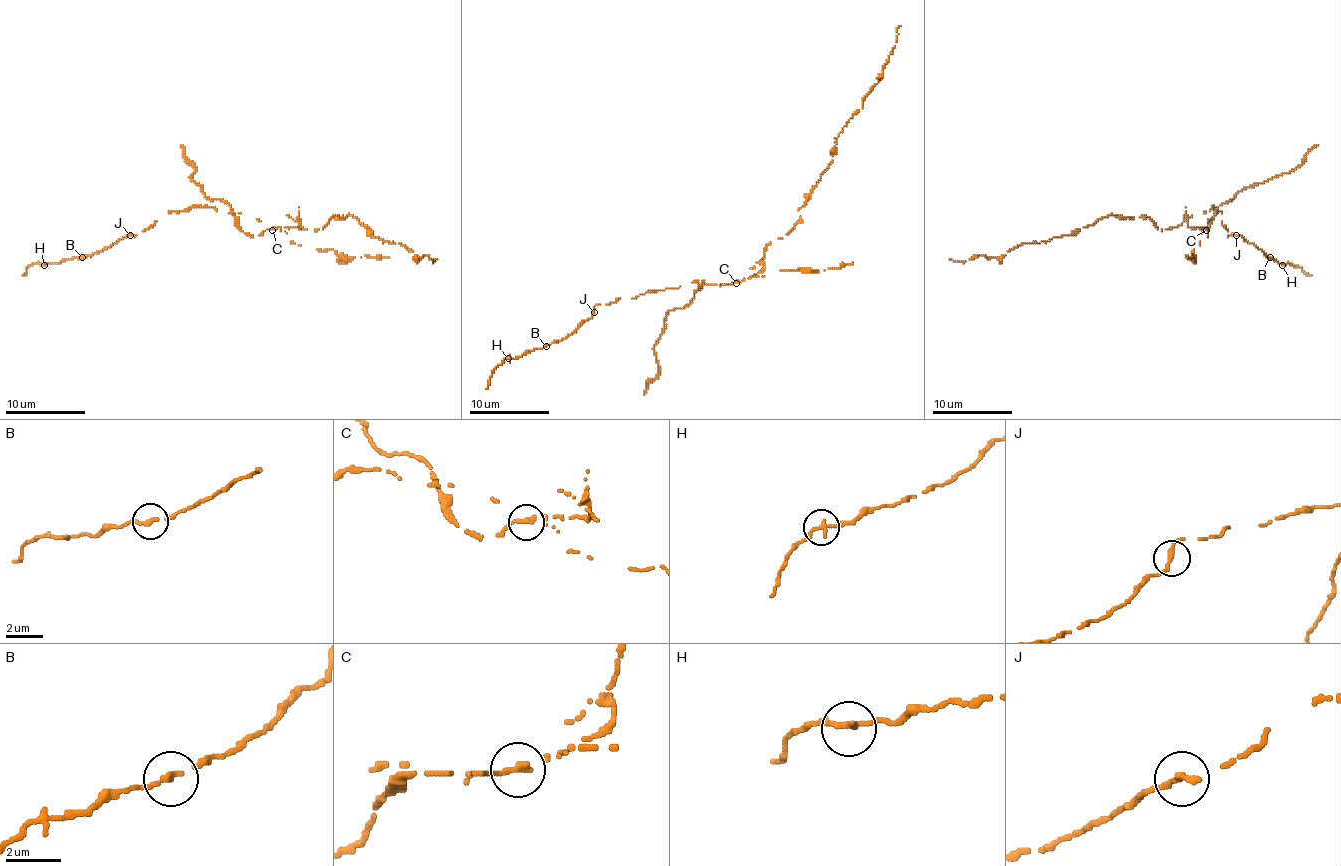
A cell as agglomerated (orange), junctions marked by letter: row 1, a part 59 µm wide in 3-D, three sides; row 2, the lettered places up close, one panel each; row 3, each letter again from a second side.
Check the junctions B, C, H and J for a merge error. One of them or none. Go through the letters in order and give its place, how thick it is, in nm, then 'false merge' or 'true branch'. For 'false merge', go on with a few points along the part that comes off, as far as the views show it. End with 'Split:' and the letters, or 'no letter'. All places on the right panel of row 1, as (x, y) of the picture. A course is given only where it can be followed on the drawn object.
B: (1270, 257) | 220 nm | true branch
C: (1206, 230) | 220 nm | false merge | (1206, 229), (1184, 221), (1158, 229), (1146, 217), (1109, 215), (1071, 233), (1021, 243), (1005, 255), (949, 259)
H: (1282, 265) | 220 nm | true branch
J: (1236, 235) | 240 nm | true branch
Split: C

